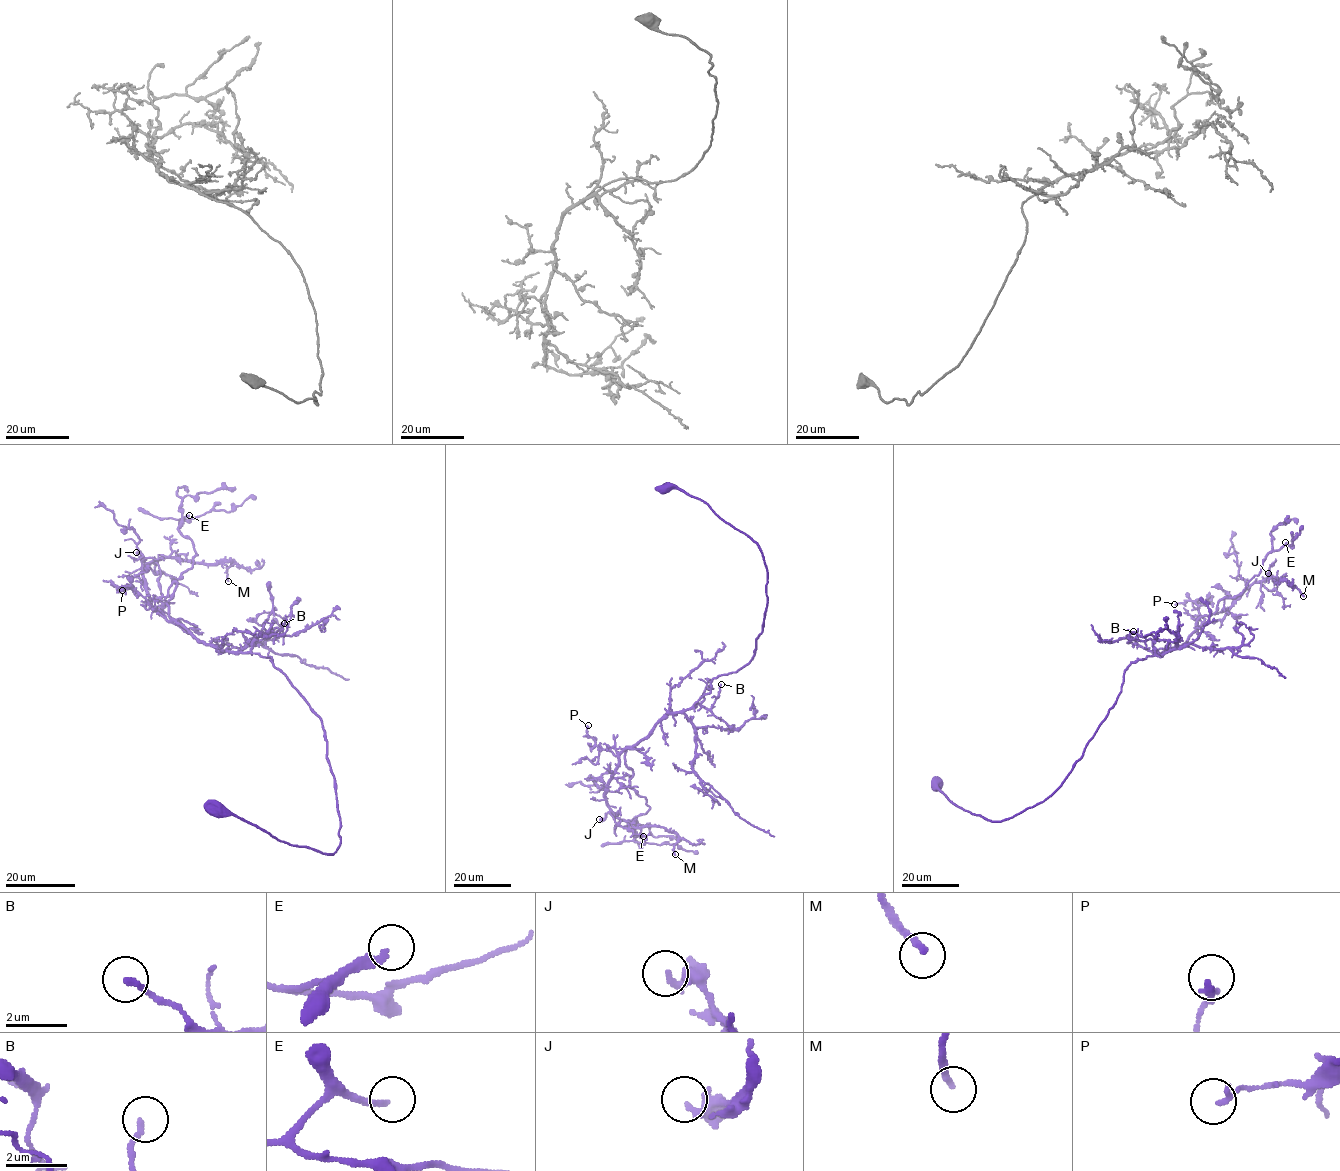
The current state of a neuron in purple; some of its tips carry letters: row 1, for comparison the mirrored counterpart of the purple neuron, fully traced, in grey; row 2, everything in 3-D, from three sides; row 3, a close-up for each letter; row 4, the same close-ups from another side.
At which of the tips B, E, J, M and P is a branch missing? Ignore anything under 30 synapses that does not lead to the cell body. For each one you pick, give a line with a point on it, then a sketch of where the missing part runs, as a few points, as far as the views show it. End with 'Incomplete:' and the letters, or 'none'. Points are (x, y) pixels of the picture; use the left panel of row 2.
E: place (189, 515); course (189, 515), (207, 522), (232, 523), (260, 502), (267, 483), (275, 481), (280, 486)
M: place (228, 581); course (228, 581), (223, 588), (232, 596), (272, 608), (304, 632), (315, 632), (328, 625), (329, 613)
Incomplete: E, M

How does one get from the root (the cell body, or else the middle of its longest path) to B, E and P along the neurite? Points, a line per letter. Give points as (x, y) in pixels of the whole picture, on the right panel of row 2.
B: (937, 785), (952, 803), (990, 820), (1046, 800), (1116, 700), (1129, 665), (1155, 654), (1158, 639), (1133, 631)
E: (937, 785), (990, 820), (1043, 802), (1082, 755), (1129, 665), (1180, 646), (1285, 542)
P: (937, 785), (990, 820), (1046, 800), (1116, 700), (1129, 665), (1180, 646), (1204, 621), (1193, 601), (1174, 604)

